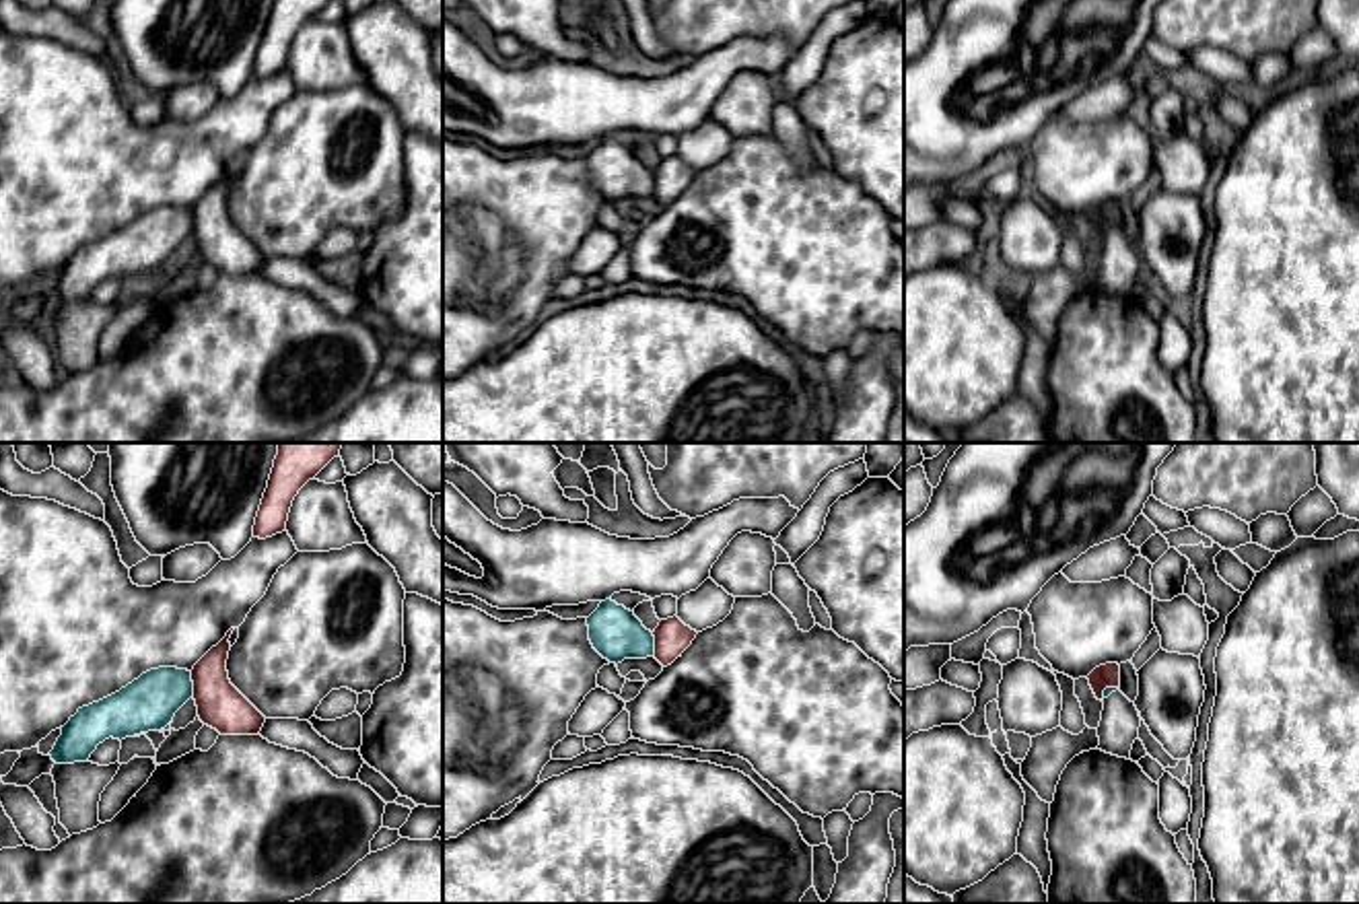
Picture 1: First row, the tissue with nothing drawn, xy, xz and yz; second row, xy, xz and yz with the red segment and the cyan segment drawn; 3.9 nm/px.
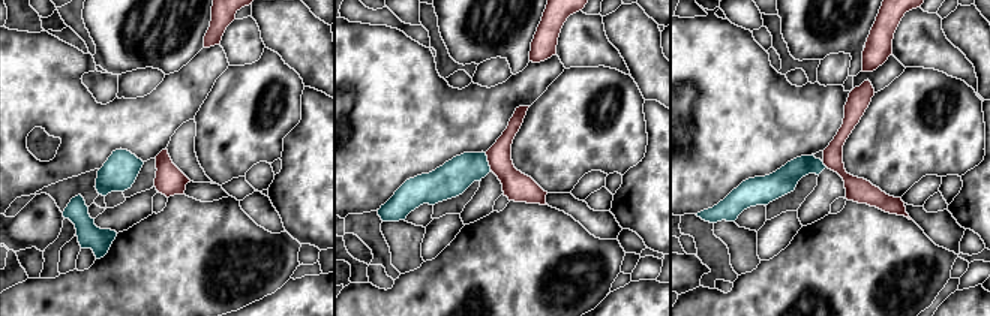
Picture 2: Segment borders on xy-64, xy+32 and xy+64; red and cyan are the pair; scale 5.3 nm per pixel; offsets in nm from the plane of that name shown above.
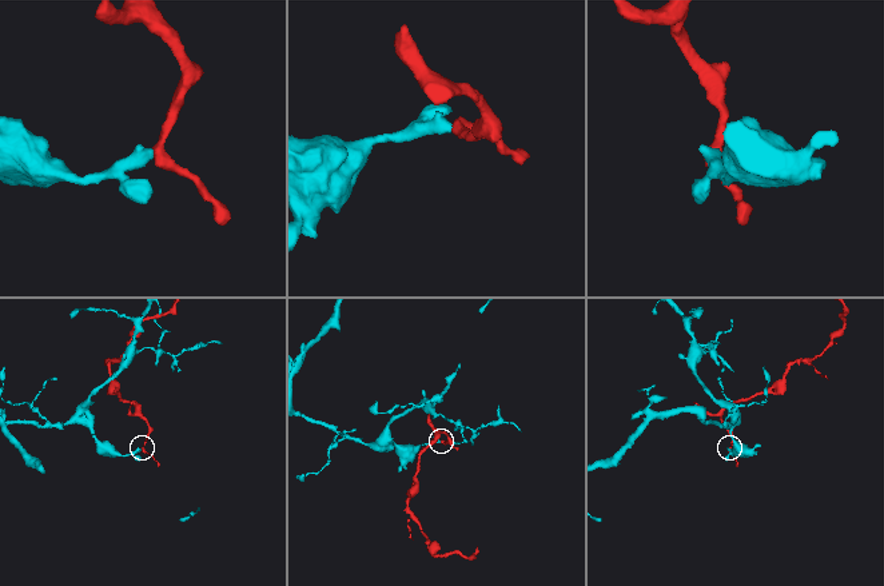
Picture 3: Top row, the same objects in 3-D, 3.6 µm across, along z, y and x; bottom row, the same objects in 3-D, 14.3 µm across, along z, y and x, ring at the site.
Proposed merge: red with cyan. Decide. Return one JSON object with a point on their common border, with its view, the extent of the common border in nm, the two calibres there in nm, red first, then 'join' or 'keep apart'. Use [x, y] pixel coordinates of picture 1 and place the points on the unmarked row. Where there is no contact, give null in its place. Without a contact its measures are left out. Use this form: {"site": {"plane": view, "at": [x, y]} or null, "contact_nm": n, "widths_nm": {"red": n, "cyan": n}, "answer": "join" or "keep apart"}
{"site": {"plane": "xy", "at": [194, 223]}, "contact_nm": 110, "widths_nm": {"red": 180, "cyan": 220}, "answer": "keep apart"}

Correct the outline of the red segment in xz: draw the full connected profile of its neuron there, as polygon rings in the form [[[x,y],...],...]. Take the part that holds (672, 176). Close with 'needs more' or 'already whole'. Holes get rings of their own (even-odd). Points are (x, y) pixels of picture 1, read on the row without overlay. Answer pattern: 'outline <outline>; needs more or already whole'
outline [[[677,154],[661,159],[655,167],[655,198],[667,206],[692,183],[696,169],[686,165]]]; already whole

